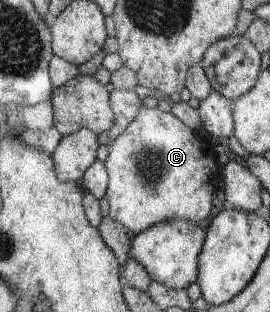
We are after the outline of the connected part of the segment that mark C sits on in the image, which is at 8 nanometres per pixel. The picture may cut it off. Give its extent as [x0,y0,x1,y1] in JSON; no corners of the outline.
[105,105,220,235]

